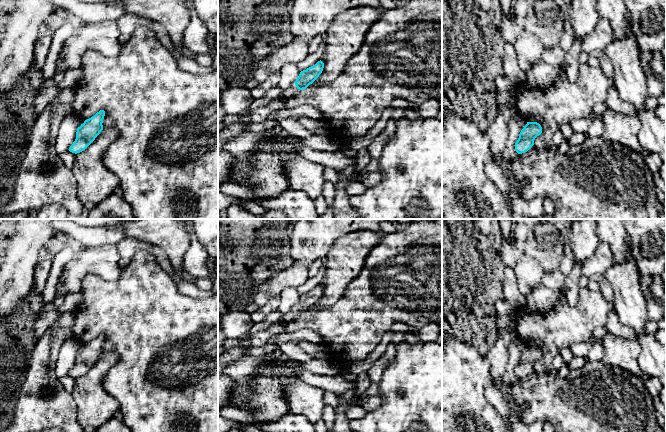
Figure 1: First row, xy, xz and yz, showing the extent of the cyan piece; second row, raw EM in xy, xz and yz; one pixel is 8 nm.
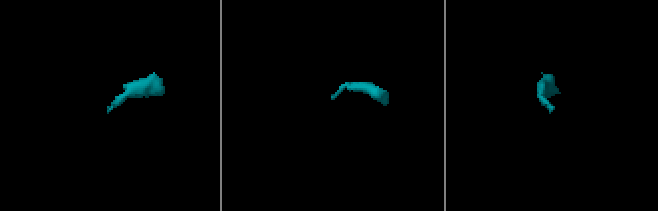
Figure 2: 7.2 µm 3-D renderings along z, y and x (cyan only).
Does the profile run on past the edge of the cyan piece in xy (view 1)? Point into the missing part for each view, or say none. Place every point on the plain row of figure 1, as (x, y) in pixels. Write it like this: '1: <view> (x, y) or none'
1: none

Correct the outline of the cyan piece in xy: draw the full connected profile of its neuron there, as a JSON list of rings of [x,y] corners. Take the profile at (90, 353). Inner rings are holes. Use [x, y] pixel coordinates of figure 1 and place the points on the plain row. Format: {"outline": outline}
{"outline": [[[100,334],[94,340],[84,345],[77,352],[76,363],[70,370],[69,375],[72,377],[80,377],[85,374],[103,354],[103,343],[105,335]]]}

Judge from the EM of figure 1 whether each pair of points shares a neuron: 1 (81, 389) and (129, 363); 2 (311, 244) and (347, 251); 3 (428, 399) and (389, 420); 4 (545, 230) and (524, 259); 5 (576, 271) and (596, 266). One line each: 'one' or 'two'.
1: two
2: two
3: one
4: two
5: two

